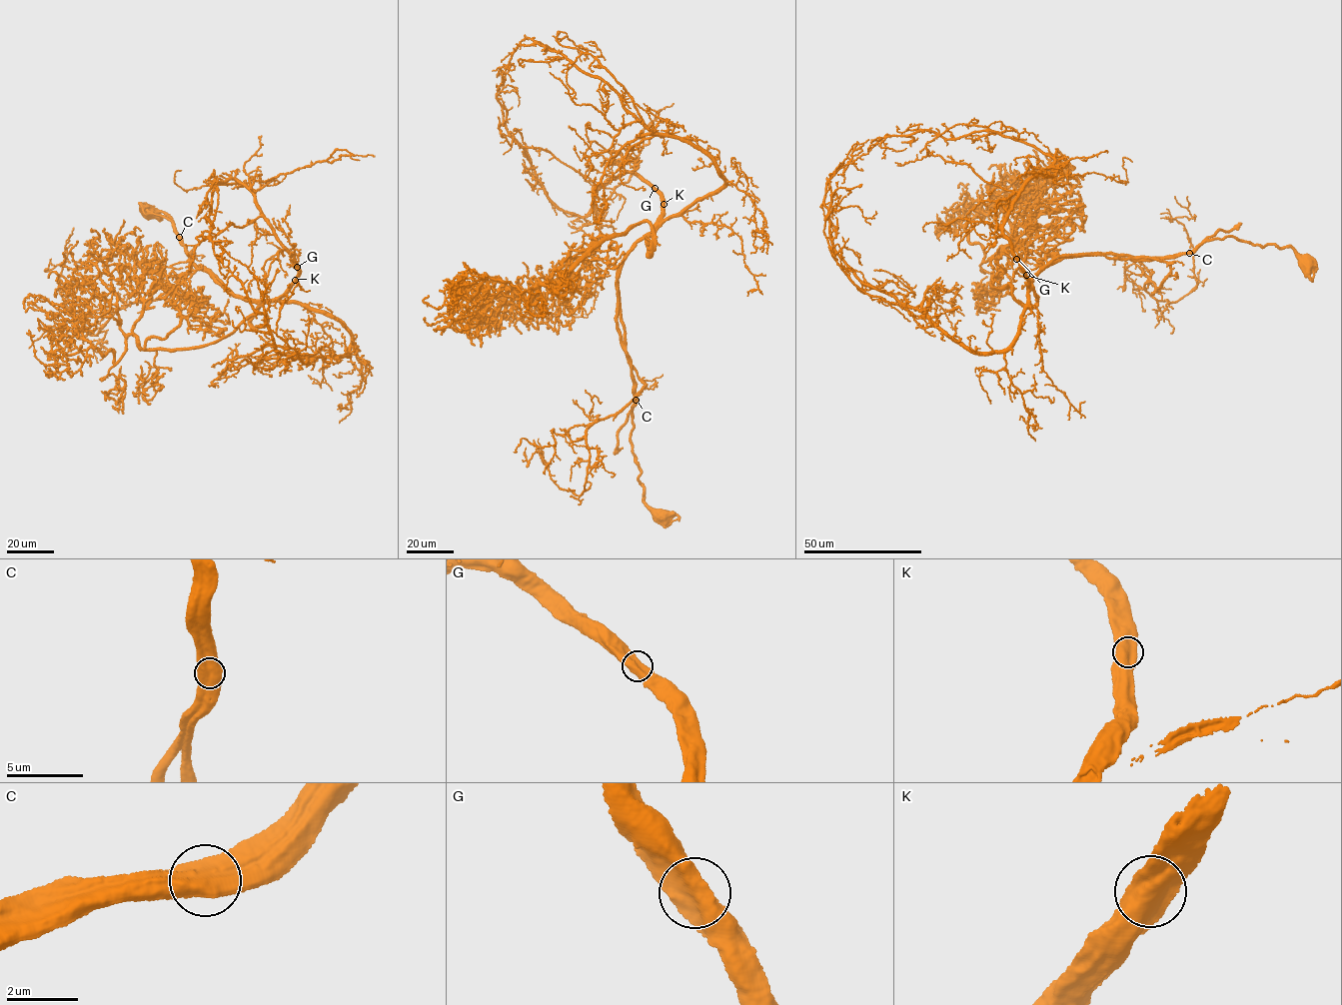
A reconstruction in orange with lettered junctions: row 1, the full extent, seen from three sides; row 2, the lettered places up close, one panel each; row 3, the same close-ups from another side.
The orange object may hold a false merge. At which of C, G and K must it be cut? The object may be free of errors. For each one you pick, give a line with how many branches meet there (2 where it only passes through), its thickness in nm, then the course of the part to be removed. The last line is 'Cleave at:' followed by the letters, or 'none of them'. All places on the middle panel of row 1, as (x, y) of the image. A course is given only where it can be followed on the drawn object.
C: branches 2; calibre 750 nm; course (636, 400), (622, 320), (618, 268), (639, 240), (651, 232)
Cleave at: C

